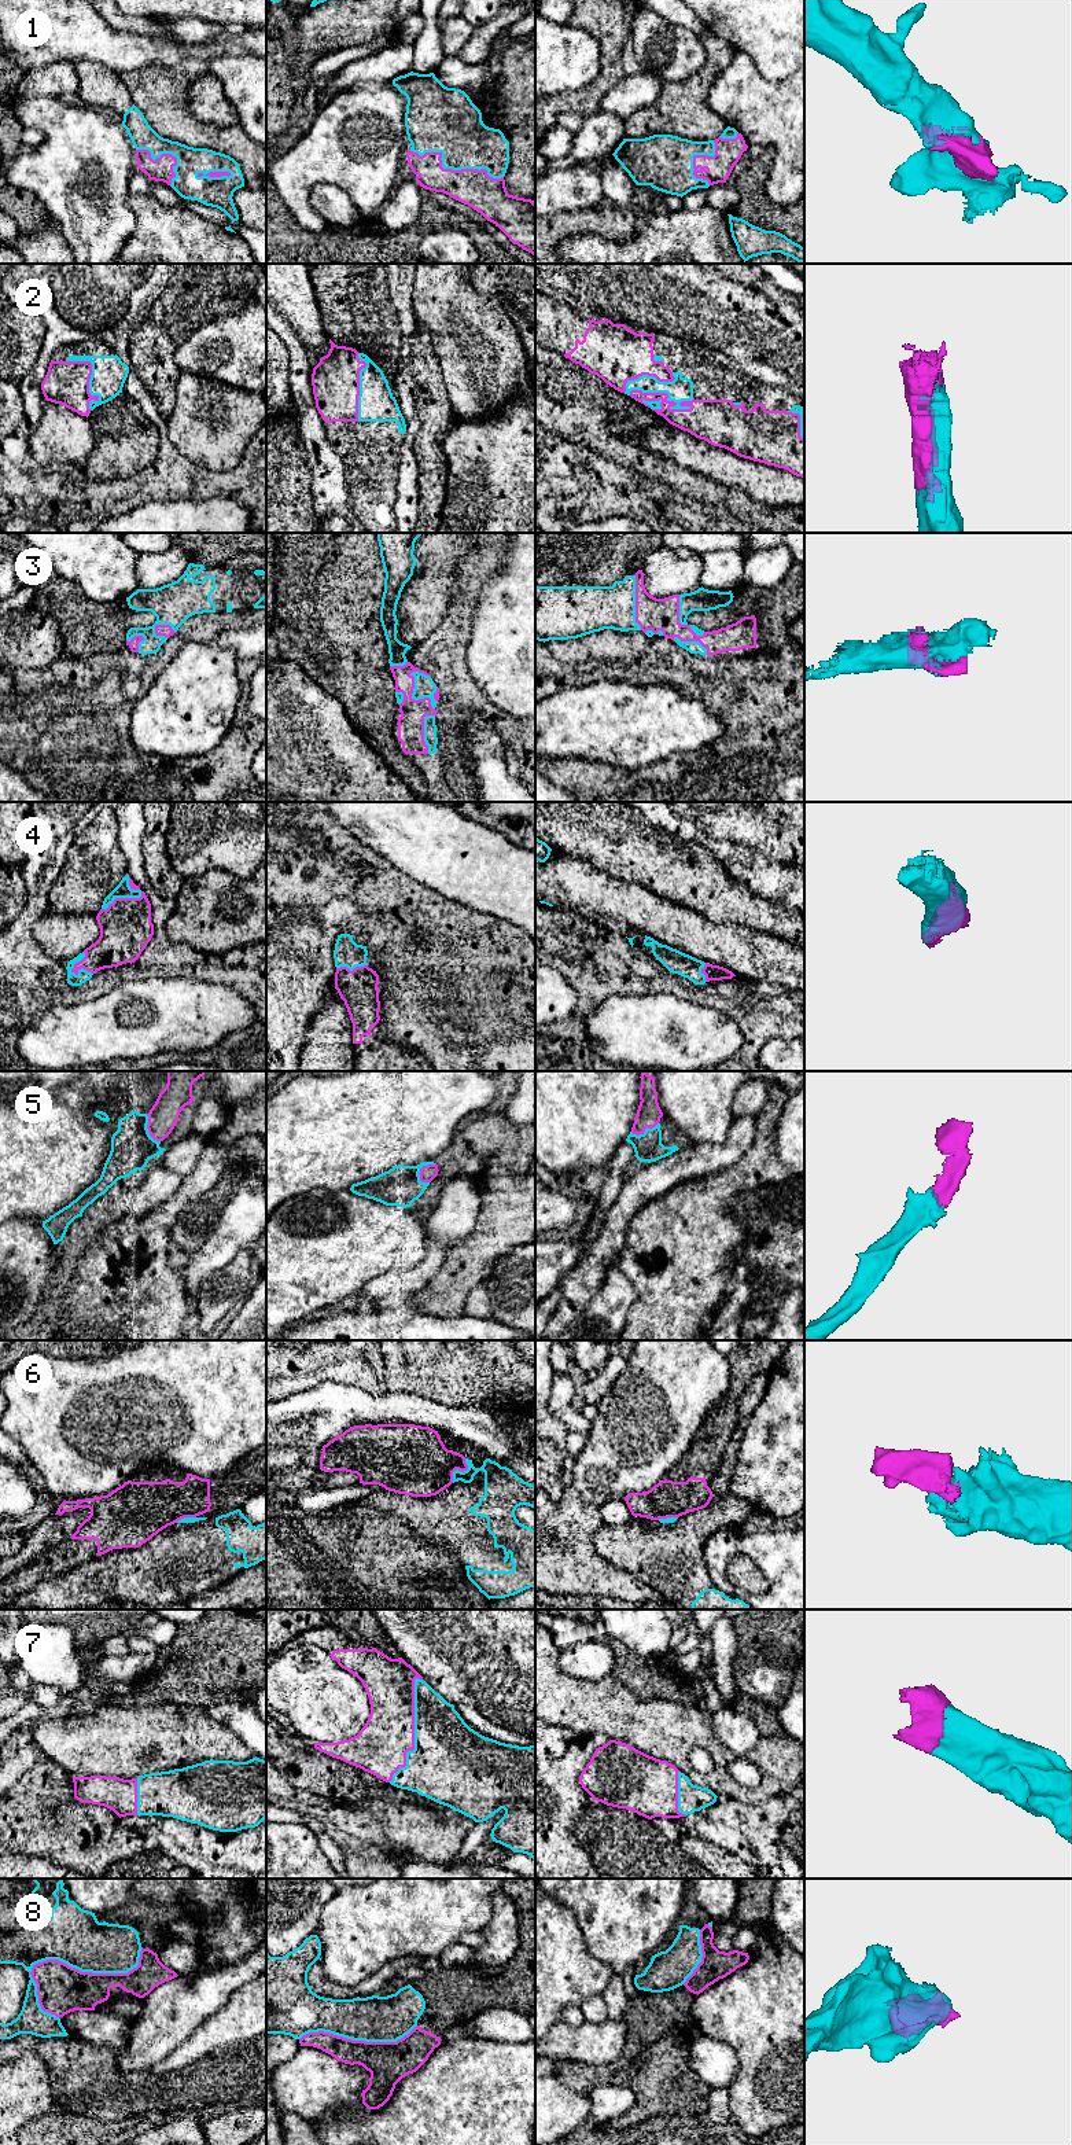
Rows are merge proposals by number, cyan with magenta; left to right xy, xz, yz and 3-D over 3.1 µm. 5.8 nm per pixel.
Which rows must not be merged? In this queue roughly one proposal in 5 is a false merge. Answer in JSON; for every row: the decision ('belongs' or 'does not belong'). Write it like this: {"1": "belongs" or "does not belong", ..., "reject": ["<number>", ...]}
{"1": "belongs", "2": "belongs", "3": "belongs", "4": "belongs", "5": "belongs", "6": "does not belong", "7": "belongs", "8": "does not belong", "reject": ["6", "8"]}

